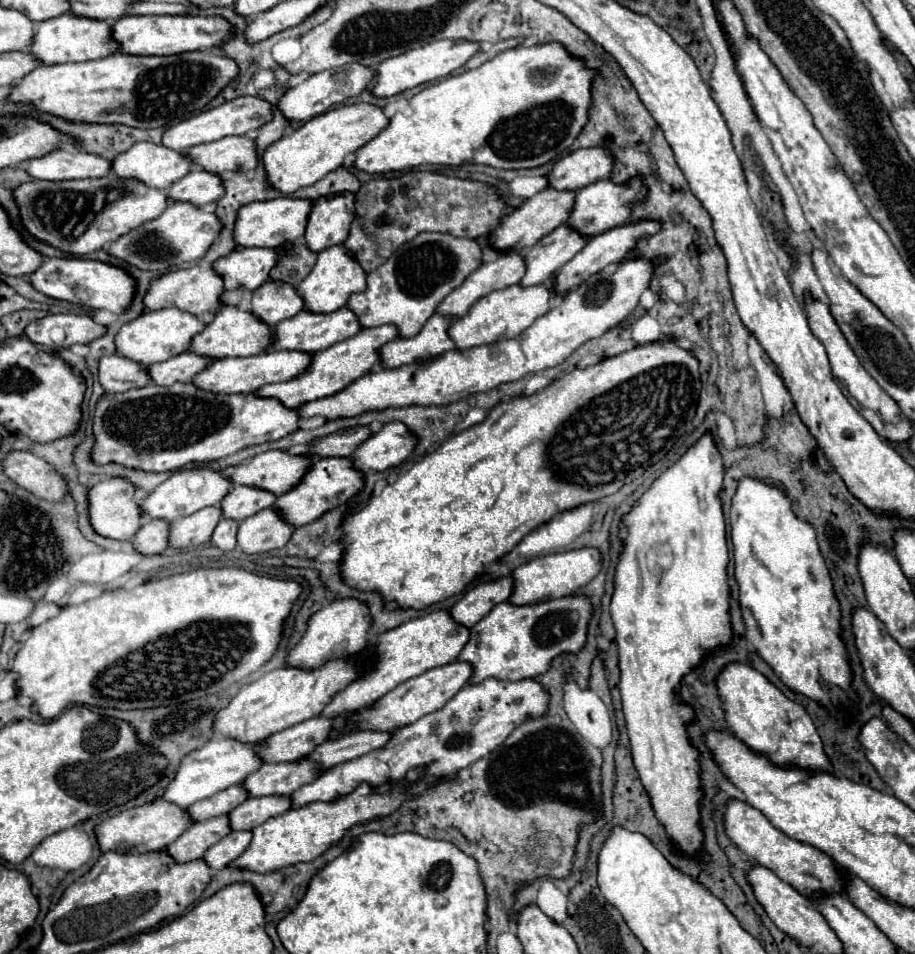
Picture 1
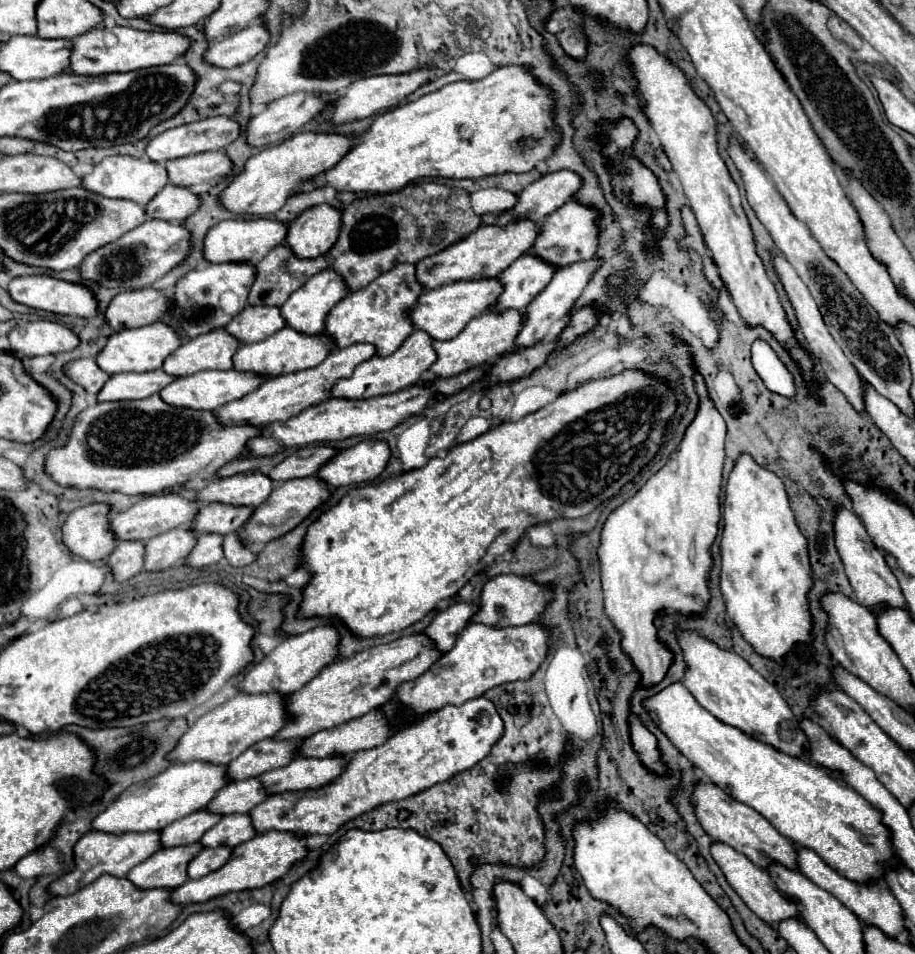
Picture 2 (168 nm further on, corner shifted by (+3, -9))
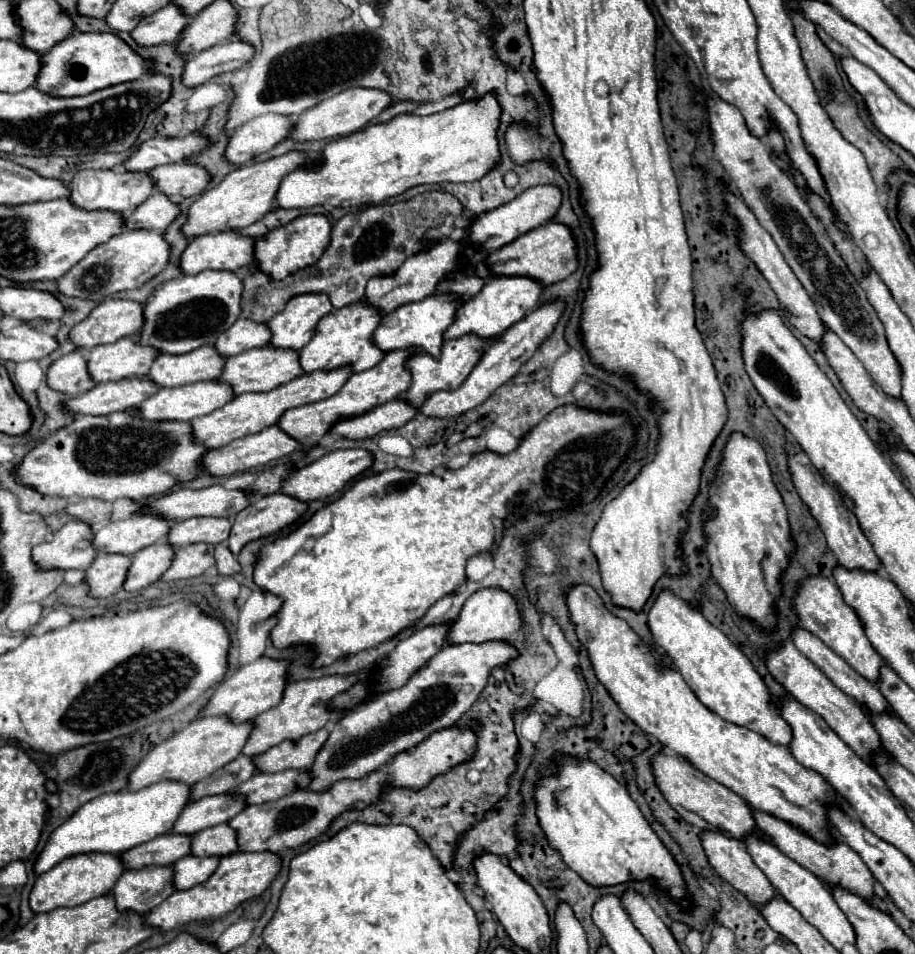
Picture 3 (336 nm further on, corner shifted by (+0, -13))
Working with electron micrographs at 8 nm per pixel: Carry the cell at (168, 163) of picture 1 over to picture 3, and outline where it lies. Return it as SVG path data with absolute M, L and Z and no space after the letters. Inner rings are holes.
M81 170L71 180L69 200L81 210L109 210L131 214L139 202L145 202L153 192L153 180L147 172L127 172L127 170Z

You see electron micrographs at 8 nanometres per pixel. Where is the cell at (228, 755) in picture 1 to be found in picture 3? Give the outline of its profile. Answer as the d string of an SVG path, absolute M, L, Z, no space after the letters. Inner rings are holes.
M159 782L159 786L151 786L151 790L139 790L139 794L131 794L129 790L121 790L115 794L103 794L81 806L71 818L67 818L59 828L55 828L33 862L35 876L49 872L61 860L89 854L89 852L107 852L107 854L123 854L131 846L139 846L149 842L159 834L171 832L175 818L187 806L189 786L171 786L171 782Z

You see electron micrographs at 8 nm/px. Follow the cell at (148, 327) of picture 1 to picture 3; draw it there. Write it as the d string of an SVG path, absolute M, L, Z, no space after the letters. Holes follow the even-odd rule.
M135 334L113 344L95 346L87 360L87 370L95 384L105 384L111 380L139 378L147 374L155 358L155 350L139 346L139 336Z

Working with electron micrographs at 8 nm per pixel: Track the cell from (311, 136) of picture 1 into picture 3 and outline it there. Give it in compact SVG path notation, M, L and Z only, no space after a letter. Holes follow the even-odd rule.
M287 152L279 158L271 158L267 162L247 164L233 172L229 172L217 186L207 188L187 210L187 222L183 224L181 232L185 238L197 238L207 232L225 232L225 230L239 230L257 220L261 220L275 202L275 190L279 188L279 178L287 174L287 170L295 170L299 162L307 158L303 152Z

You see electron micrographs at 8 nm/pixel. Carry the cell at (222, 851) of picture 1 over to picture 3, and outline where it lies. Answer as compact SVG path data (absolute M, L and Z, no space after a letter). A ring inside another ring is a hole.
M217 856L181 858L179 862L175 862L175 866L171 866L175 890L189 890L189 888L205 882L217 870L217 864L219 864Z

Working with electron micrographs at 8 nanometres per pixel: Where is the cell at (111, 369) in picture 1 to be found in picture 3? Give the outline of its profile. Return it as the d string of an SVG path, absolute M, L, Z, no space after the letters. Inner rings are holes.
M73 350L61 358L57 358L47 370L47 386L51 390L63 392L67 396L83 394L83 390L91 390L95 382L87 374L87 362L81 352Z

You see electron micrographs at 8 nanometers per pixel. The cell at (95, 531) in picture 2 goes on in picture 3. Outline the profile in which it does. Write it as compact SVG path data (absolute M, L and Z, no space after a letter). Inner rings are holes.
M71 520L53 534L51 542L33 546L31 556L39 570L87 570L95 558L95 550L91 550L91 528Z

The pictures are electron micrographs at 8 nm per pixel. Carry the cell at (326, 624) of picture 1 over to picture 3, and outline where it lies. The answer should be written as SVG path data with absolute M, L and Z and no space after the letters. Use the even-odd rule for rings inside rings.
M261 656L259 660L241 666L231 678L221 680L217 688L213 690L207 706L199 712L199 718L203 716L227 716L233 724L247 722L255 718L255 714L261 714L273 706L279 704L279 698L283 698L283 690L287 686L287 674L285 674L287 662L285 660L273 660Z

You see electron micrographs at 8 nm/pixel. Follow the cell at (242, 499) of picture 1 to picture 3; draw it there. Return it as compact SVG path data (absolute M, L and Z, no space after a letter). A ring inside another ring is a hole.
M189 518L187 522L173 522L167 534L167 542L173 548L183 548L195 542L219 544L227 540L231 520L227 518Z

